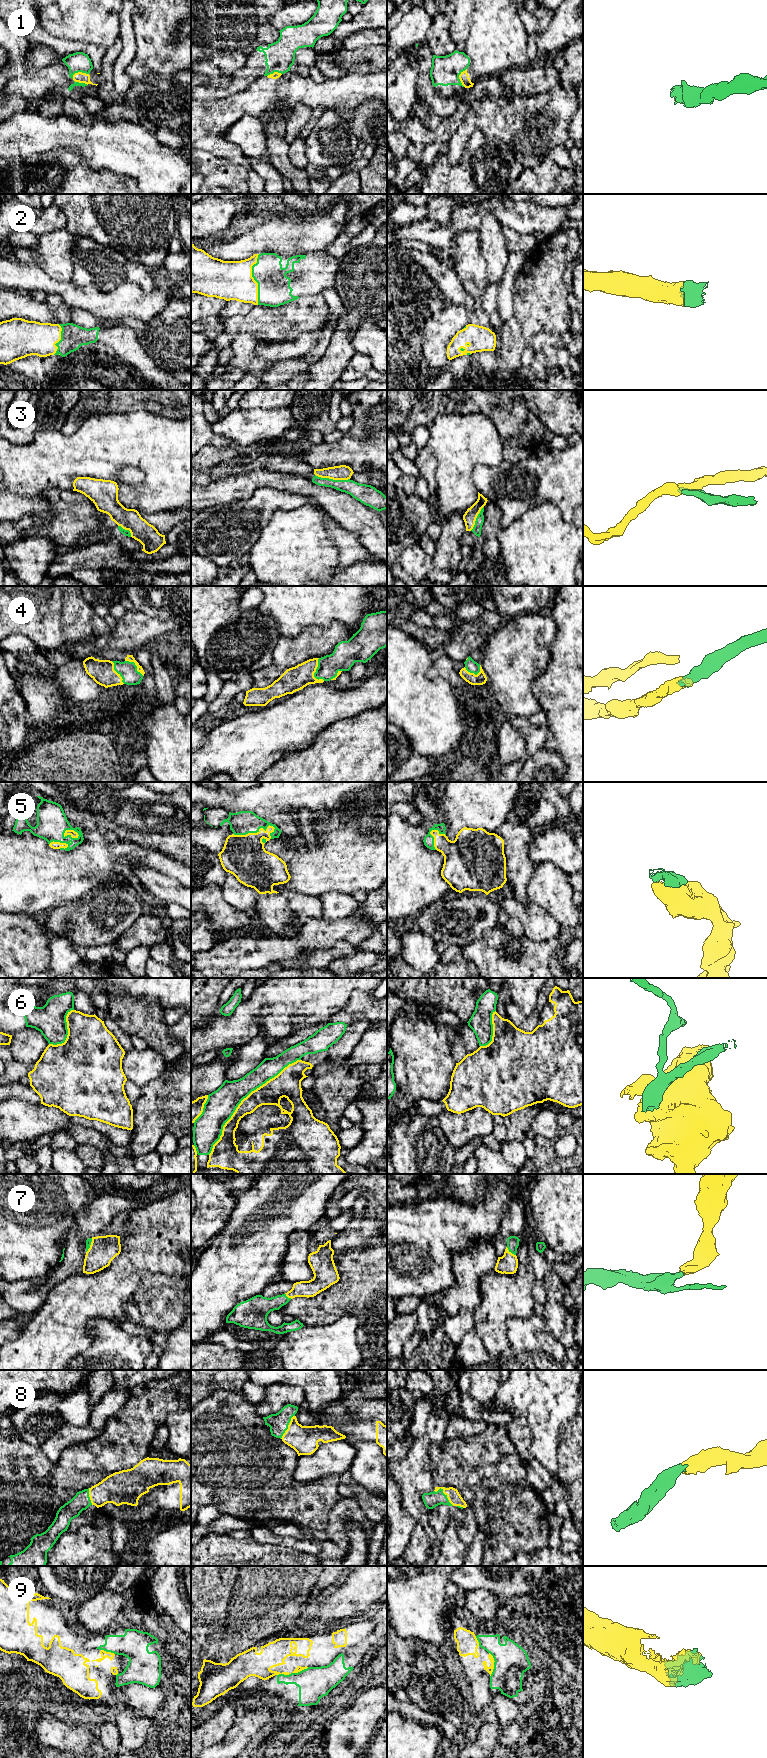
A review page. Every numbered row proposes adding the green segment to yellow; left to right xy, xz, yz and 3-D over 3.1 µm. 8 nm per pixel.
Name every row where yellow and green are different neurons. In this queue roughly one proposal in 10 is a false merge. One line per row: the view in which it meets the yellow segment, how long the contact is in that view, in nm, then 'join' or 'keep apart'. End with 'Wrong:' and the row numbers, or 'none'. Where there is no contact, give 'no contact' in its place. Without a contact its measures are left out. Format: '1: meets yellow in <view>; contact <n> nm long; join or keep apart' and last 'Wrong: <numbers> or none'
1: meets yellow in yz; contact 150 nm long; keep apart
2: meets yellow in xz; contact 400 nm long; join
3: meets yellow in xz; contact 280 nm long; keep apart
4: meets yellow in xz; contact 190 nm long; join
5: meets yellow in xz; contact 340 nm long; join
6: meets yellow in xz; contact 1050 nm long; keep apart
7: meets yellow in yz; contact 100 nm long; join
8: meets yellow in yz; contact 200 nm long; join
9: meets yellow in yz; contact 200 nm long; keep apart
Wrong: 1, 3, 6, 9

